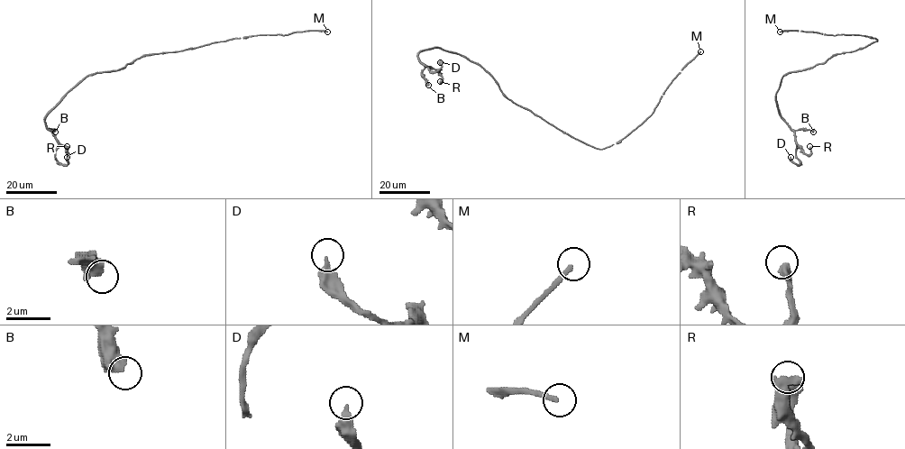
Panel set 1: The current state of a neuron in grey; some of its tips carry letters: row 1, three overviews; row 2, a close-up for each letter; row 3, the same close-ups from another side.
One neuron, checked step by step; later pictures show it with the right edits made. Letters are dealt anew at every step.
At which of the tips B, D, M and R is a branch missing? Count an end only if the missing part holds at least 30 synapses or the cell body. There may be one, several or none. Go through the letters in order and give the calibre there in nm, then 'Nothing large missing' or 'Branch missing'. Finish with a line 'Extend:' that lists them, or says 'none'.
B: Thickness 550 nm. Nothing large missing
D: Thickness 360 nm. Nothing large missing
M: Thickness 200 nm. Branch missing
R: Thickness 420 nm. Nothing large missing
Extend: M

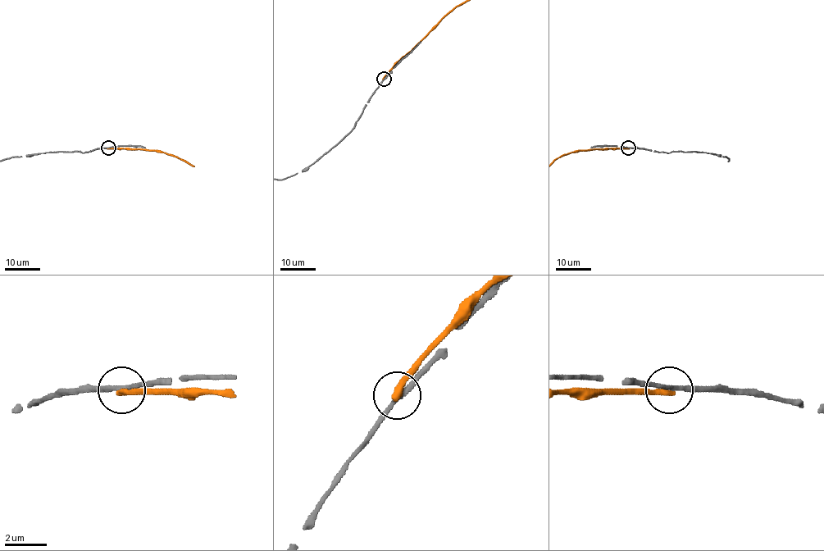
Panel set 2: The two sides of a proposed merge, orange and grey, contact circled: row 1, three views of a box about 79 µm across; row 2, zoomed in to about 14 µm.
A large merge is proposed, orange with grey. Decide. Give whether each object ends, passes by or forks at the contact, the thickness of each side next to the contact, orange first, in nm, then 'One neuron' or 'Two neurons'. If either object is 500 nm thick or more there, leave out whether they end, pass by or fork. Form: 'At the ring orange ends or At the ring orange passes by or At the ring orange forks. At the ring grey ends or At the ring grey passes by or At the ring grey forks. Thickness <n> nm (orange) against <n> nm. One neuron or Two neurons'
At the ring orange ends. At the ring grey passes by. Thickness 320 nm (orange) against 200 nm. Two neurons

